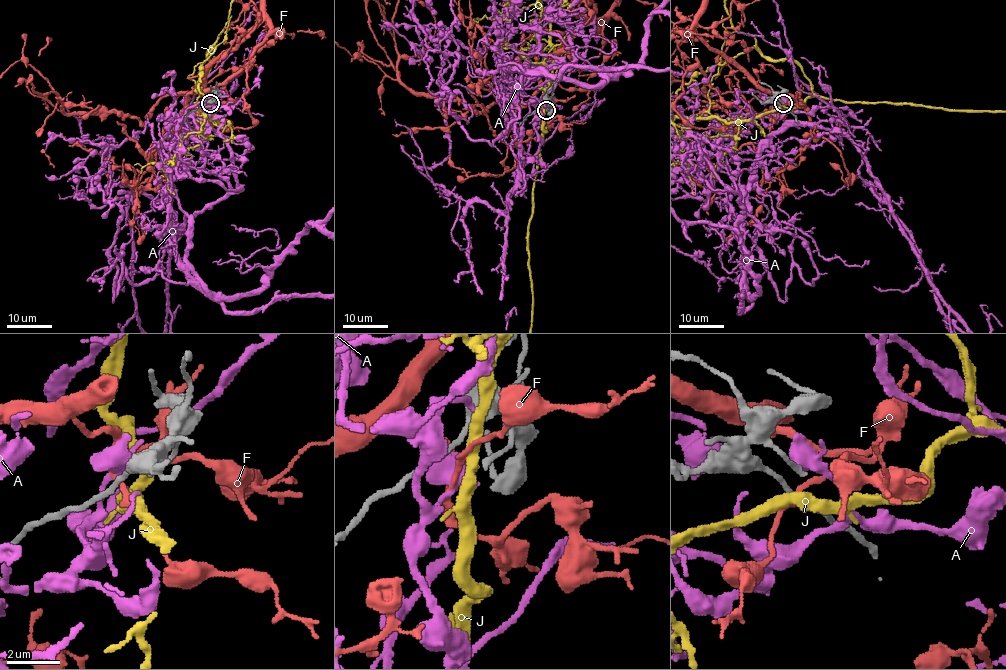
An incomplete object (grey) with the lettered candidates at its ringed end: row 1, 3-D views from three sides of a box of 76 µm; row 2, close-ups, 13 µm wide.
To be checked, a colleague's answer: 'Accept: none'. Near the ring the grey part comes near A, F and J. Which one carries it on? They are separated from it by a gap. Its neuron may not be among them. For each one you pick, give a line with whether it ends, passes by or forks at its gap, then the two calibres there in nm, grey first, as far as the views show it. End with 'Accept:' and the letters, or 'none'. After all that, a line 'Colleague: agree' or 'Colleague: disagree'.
Accept: none
Colleague: agree

